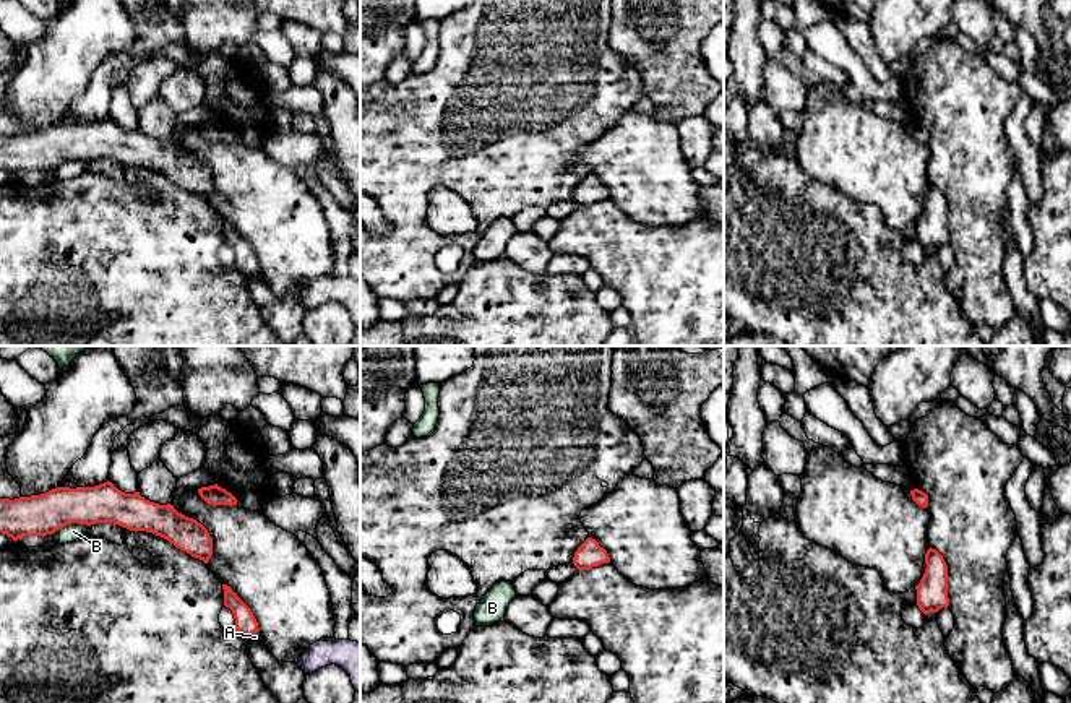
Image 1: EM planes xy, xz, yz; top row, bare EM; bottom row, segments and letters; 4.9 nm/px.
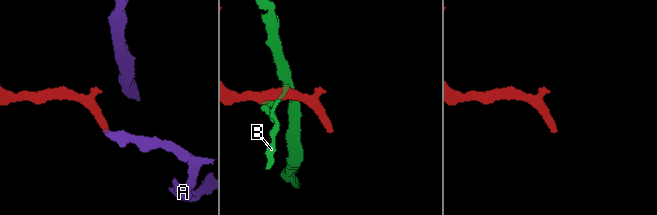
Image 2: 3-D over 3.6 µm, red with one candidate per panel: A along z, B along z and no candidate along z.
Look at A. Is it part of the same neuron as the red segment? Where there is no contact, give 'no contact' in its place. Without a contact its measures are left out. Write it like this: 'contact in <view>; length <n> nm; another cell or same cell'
contact in xy; length 80 nm; same cell

